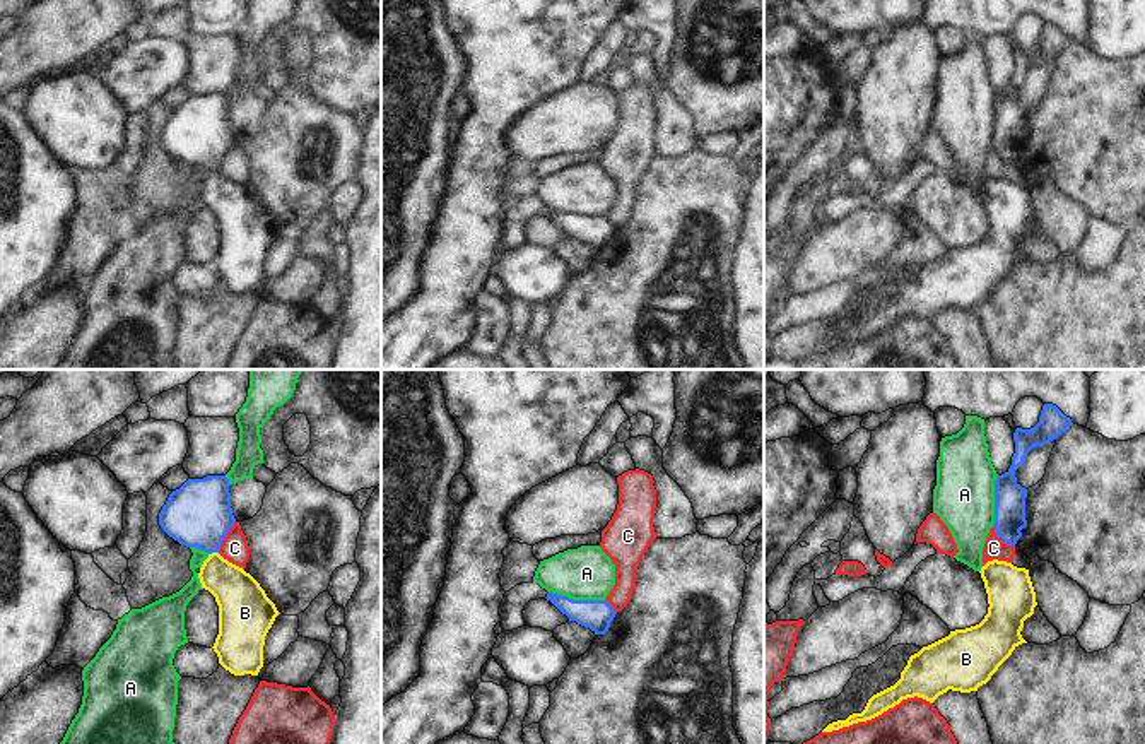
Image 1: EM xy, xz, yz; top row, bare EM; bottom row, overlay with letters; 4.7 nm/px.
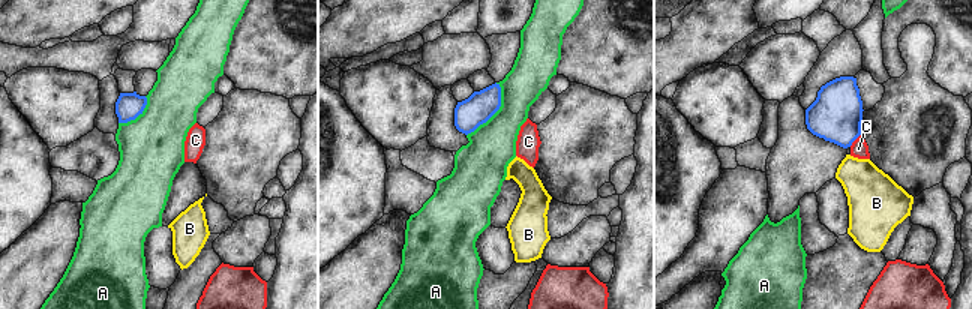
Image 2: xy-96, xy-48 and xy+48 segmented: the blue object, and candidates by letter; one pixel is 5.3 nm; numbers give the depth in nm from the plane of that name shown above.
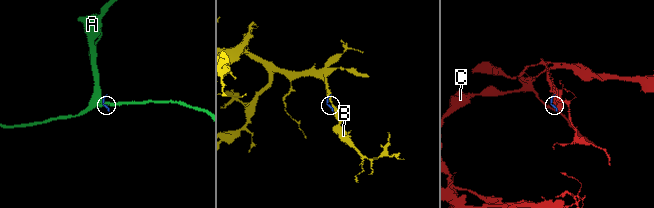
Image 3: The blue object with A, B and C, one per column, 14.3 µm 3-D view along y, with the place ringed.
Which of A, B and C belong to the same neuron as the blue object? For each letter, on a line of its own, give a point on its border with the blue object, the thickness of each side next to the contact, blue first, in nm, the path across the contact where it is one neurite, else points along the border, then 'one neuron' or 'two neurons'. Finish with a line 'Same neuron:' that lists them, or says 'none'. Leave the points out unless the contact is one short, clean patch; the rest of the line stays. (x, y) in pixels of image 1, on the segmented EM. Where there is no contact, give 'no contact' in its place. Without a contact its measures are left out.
A: meets blue in xz at (576, 601); 140 nm thick on the blue side, 260 nm on the other; two neurons
B: meets blue in xy at (212, 551); 300 nm thick on the blue side, 220 nm on the other; runs through xy (199, 513), (212, 551), (216, 572), (238, 594); one neuron
C: meets blue in xy at (224, 536); 300 nm thick on the blue side, 130 nm on the other; border along xy (236, 522), (217, 551); two neurons
Same neuron: B

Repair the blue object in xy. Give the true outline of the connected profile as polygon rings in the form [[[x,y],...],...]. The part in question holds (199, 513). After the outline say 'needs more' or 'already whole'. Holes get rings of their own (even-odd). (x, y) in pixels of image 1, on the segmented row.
[[[226,475],[188,479],[169,494],[159,525],[181,546],[208,554],[198,578],[219,605],[219,635],[212,647],[219,664],[234,676],[258,676],[265,636],[280,612],[250,573],[219,554],[236,523],[229,486]]]; needs more

